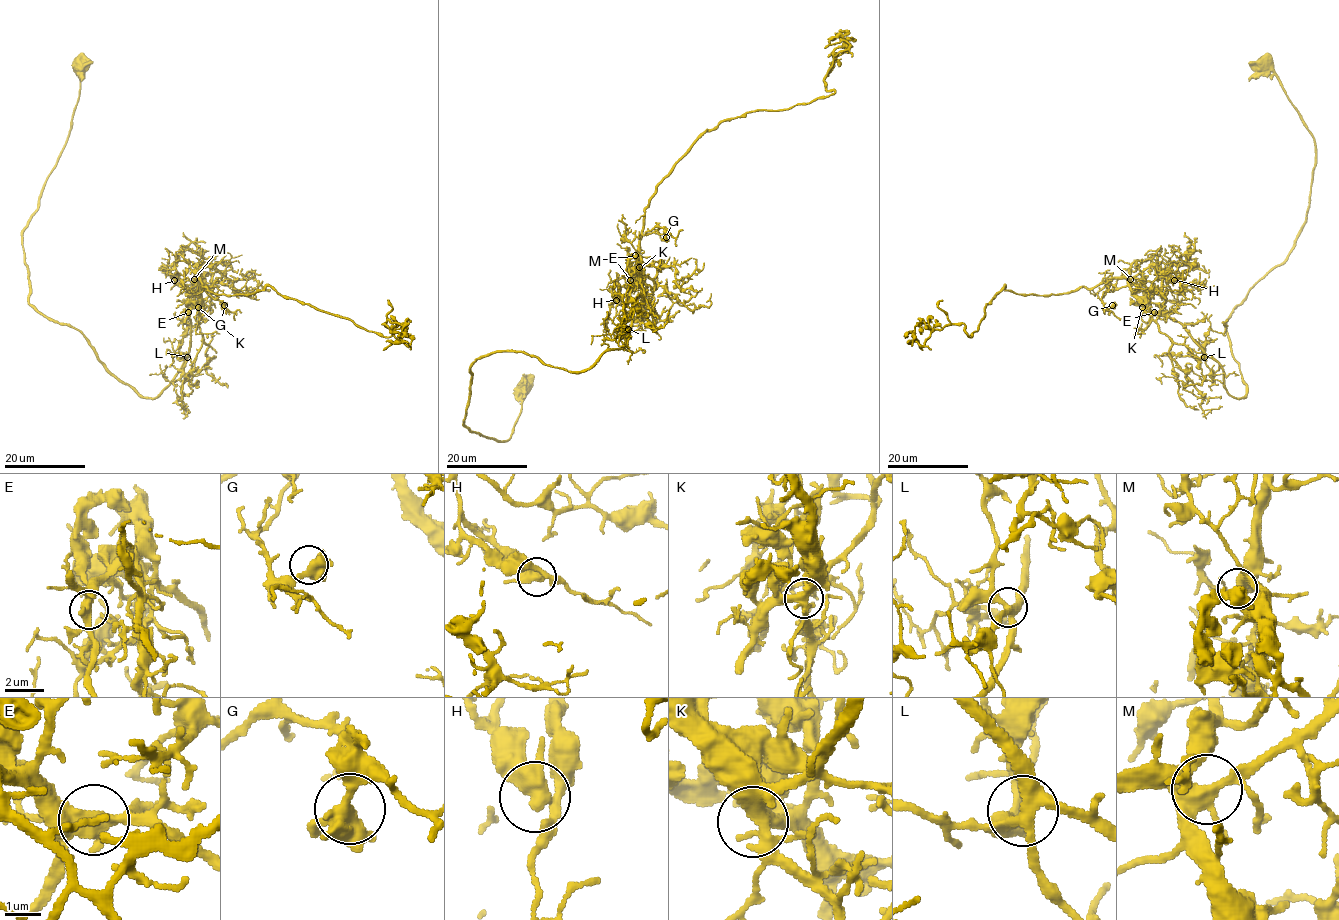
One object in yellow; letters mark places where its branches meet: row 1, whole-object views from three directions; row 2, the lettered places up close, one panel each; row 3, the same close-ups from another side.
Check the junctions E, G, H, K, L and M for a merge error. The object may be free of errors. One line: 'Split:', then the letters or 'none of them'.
Split: none of them

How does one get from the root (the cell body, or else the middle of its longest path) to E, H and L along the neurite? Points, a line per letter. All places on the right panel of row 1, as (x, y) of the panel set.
E: (1264, 65), (1312, 136), (1315, 164), (1294, 248), (1226, 320), (1245, 395), (1234, 398), (1222, 367), (1154, 312)
H: (1264, 65), (1312, 136), (1315, 164), (1294, 248), (1226, 320), (1243, 397), (1128, 277), (1154, 254), (1174, 280)
L: (1264, 65), (1314, 141), (1309, 206), (1292, 251), (1226, 320), (1245, 395), (1234, 398), (1222, 367), (1204, 357)

